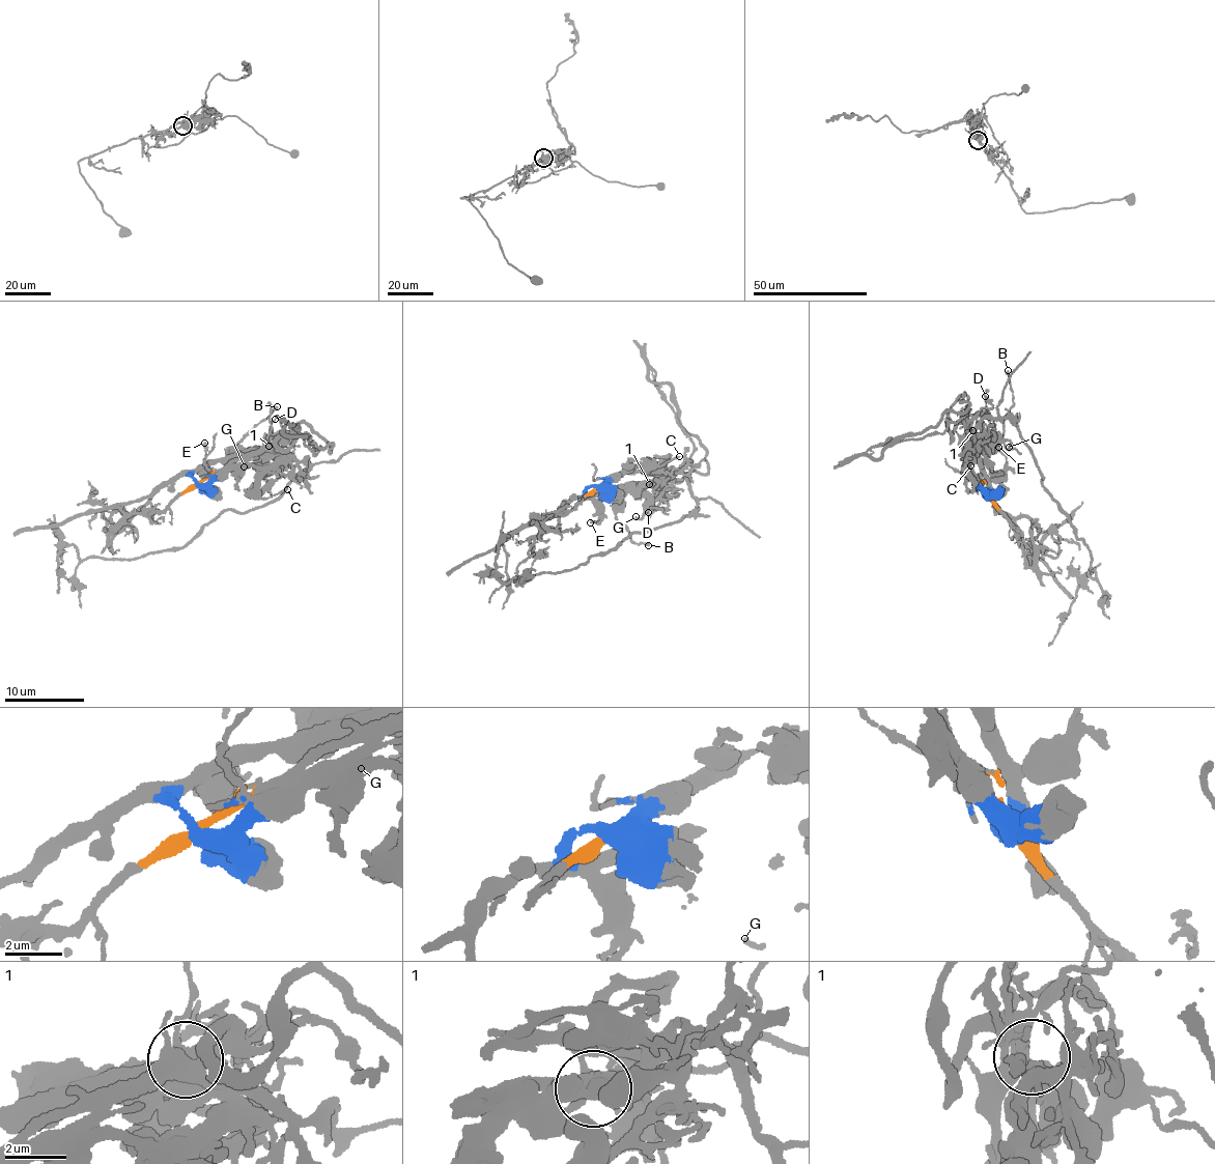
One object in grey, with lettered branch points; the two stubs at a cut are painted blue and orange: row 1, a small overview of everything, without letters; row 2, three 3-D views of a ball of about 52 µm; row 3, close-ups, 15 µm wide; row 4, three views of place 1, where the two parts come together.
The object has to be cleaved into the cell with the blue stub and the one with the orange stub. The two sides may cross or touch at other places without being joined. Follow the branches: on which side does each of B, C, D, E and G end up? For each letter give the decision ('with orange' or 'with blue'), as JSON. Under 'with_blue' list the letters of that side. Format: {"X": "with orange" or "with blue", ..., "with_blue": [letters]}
{"B": "with blue", "C": "with blue", "D": "with blue", "E": "with blue", "G": "with blue", "with_blue": ["B", "C", "D", "E", "G"]}

